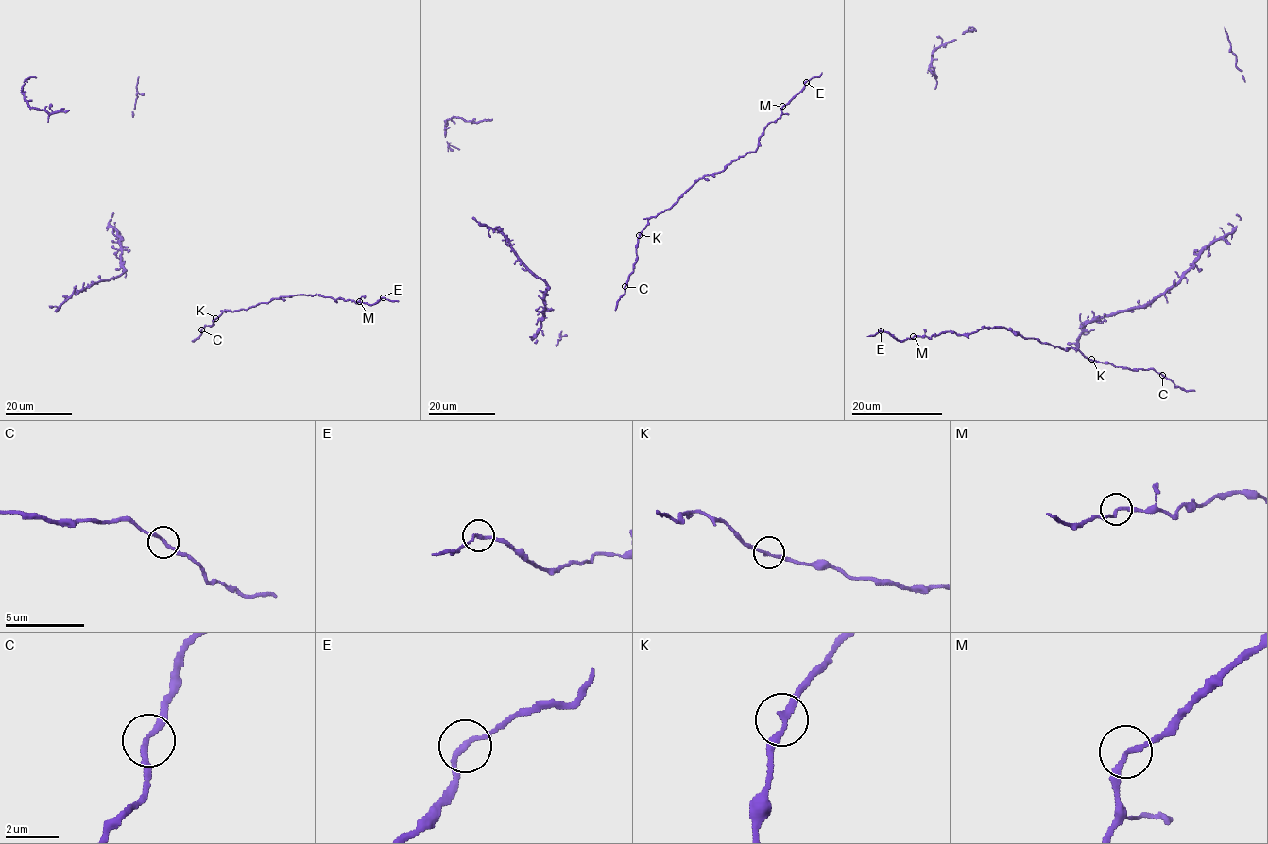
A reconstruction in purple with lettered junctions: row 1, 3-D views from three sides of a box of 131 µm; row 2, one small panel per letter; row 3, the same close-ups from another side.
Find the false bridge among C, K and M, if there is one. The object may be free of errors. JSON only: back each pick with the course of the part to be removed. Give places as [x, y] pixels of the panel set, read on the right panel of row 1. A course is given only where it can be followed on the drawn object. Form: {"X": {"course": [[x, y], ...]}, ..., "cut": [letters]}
{"cut": []}

